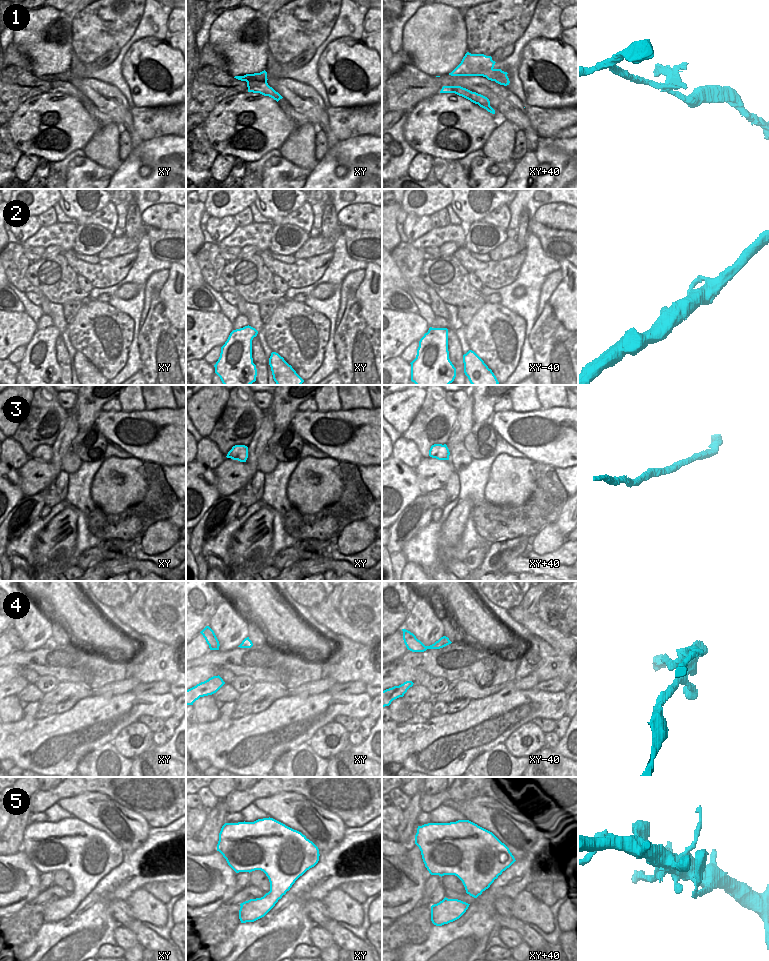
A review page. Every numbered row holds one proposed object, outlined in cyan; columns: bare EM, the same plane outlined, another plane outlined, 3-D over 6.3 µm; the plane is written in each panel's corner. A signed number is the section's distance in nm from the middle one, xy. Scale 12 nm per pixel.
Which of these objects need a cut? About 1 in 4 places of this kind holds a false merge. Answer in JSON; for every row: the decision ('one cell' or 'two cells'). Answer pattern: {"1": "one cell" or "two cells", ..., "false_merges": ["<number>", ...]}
{"1": "one cell", "2": "one cell", "3": "one cell", "4": "two cells", "5": "one cell", "false_merges": ["4"]}

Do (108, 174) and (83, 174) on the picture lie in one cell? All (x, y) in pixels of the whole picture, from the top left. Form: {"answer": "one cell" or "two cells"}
{"answer": "one cell"}

